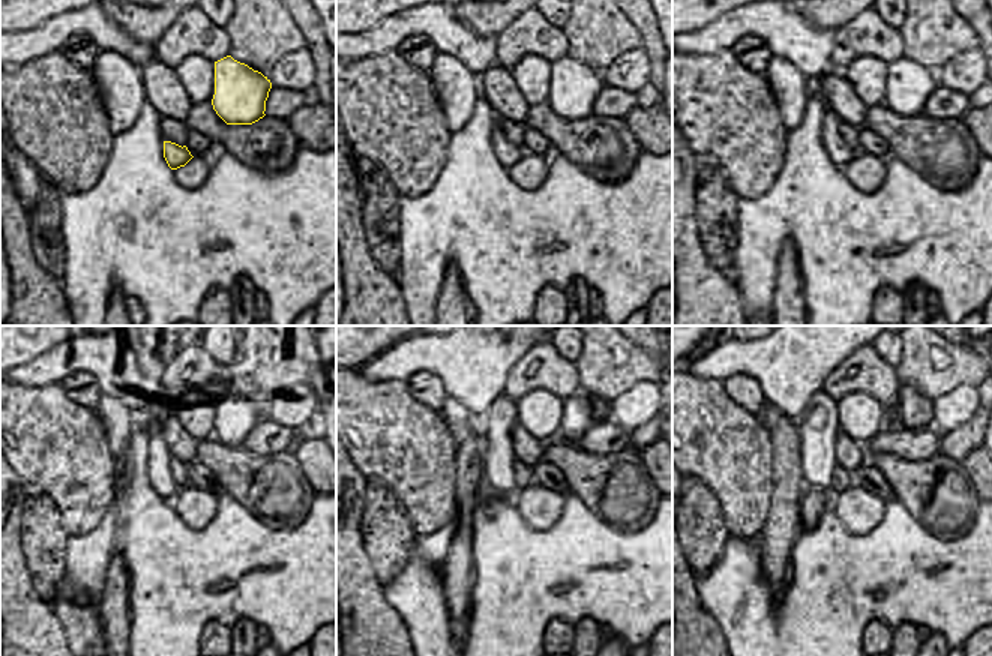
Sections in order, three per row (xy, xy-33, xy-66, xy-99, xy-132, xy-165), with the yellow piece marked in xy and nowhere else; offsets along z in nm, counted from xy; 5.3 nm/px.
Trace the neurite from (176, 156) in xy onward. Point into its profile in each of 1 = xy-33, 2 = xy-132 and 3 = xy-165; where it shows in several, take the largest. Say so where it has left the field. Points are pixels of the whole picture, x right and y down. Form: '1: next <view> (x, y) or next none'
1: next xy-33 (509, 155)
2: next xy-132 (502, 478)
3: next xy-165 (821, 470)

